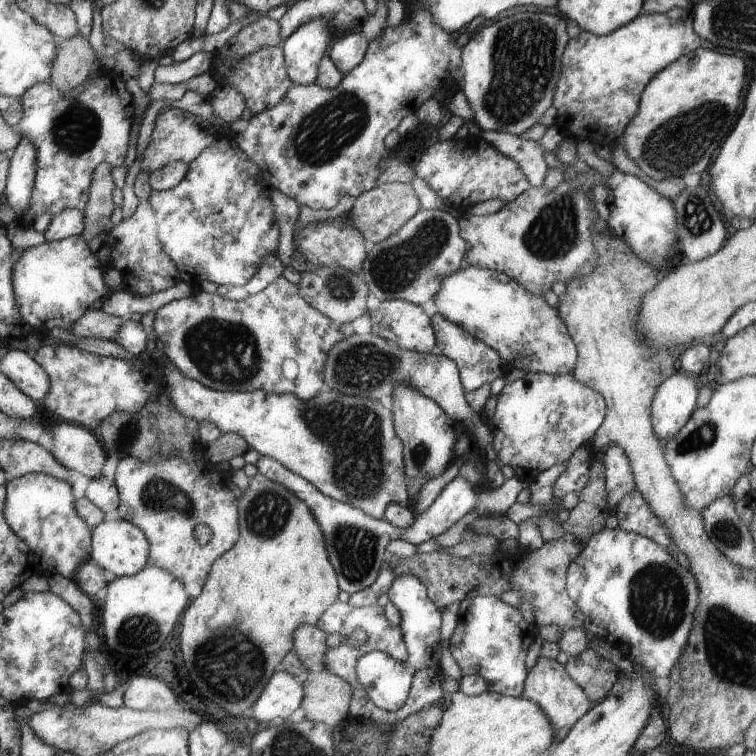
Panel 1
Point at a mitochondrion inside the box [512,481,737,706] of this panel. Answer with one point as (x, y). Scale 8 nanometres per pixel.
(658, 595)

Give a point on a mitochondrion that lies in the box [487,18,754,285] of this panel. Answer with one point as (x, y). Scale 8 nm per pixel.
(678, 144)

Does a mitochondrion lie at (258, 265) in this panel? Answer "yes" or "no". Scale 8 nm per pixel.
no

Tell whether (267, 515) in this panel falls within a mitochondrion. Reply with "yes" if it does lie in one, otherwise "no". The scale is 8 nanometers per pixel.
yes

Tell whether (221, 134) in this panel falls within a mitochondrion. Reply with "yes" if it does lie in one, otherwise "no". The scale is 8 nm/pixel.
no

